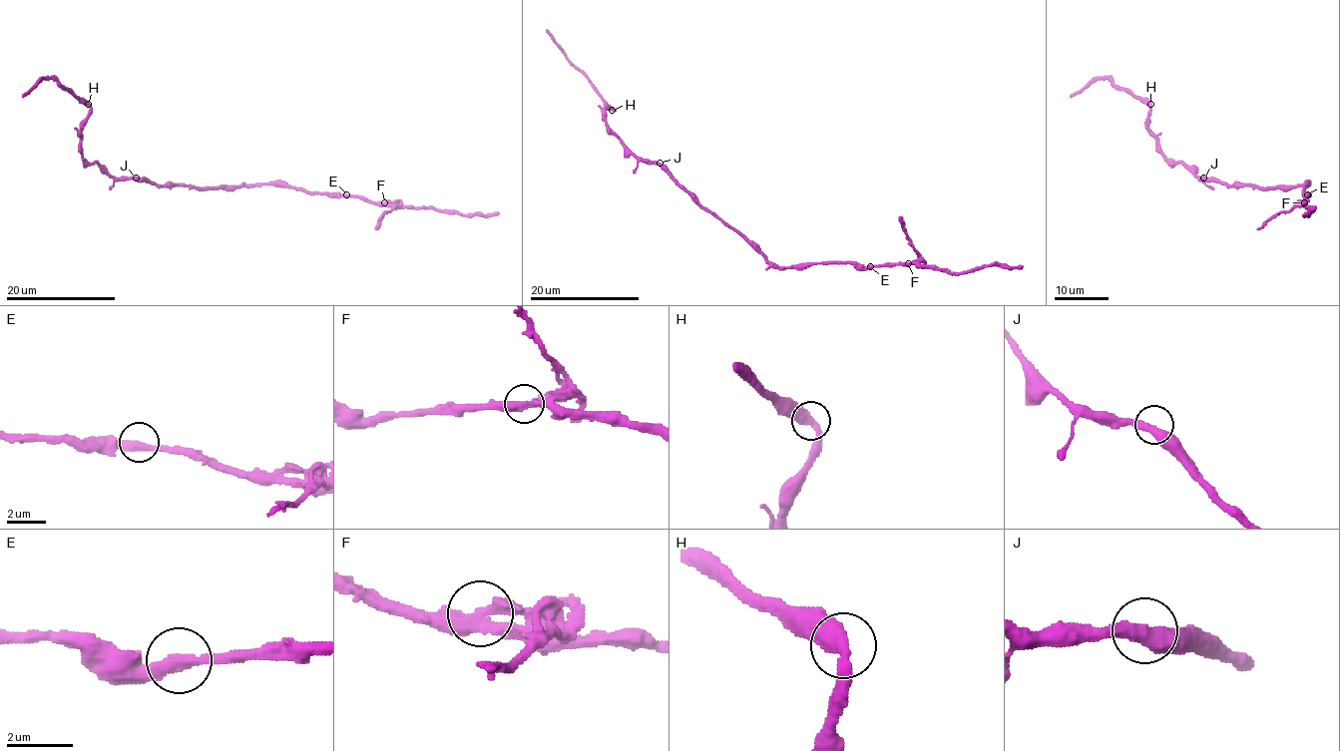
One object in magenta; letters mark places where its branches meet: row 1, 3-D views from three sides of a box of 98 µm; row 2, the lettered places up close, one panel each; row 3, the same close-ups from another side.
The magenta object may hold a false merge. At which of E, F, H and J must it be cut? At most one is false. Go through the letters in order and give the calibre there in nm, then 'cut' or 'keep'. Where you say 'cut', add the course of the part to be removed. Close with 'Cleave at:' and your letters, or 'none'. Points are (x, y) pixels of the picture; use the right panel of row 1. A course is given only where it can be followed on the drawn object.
E: 400 nm thick; keep
F: 440 nm thick; cut; foreign part runs (1304, 202), (1280, 211), (1256, 228)
H: 440 nm thick; keep
J: 440 nm thick; keep
Cleave at: F

